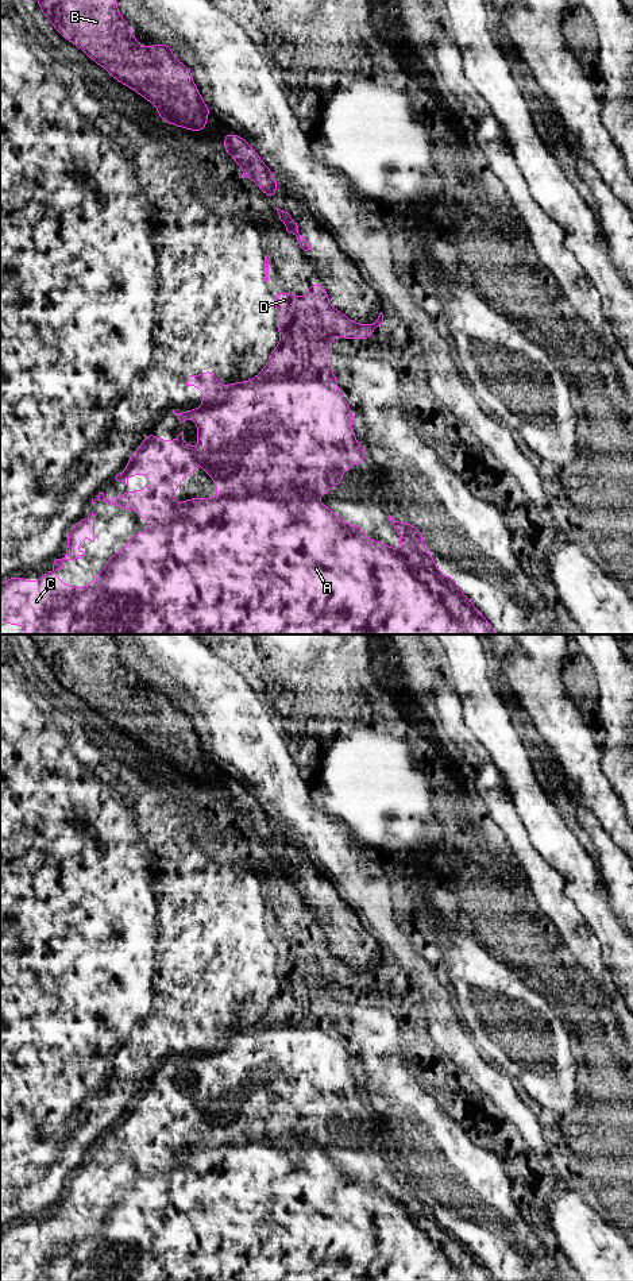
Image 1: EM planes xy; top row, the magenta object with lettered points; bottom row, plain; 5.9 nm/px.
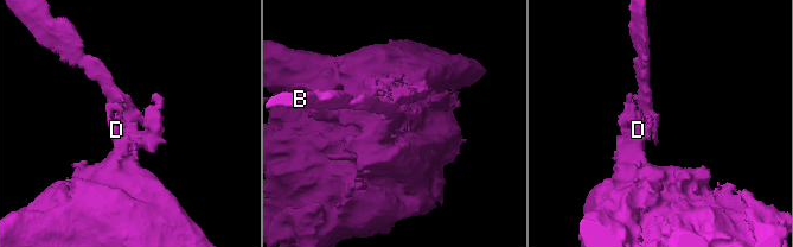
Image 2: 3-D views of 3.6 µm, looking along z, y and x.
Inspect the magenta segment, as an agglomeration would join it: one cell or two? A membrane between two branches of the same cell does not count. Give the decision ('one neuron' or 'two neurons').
two neurons

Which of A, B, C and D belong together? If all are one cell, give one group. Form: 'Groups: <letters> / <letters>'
Groups: A C D / B

